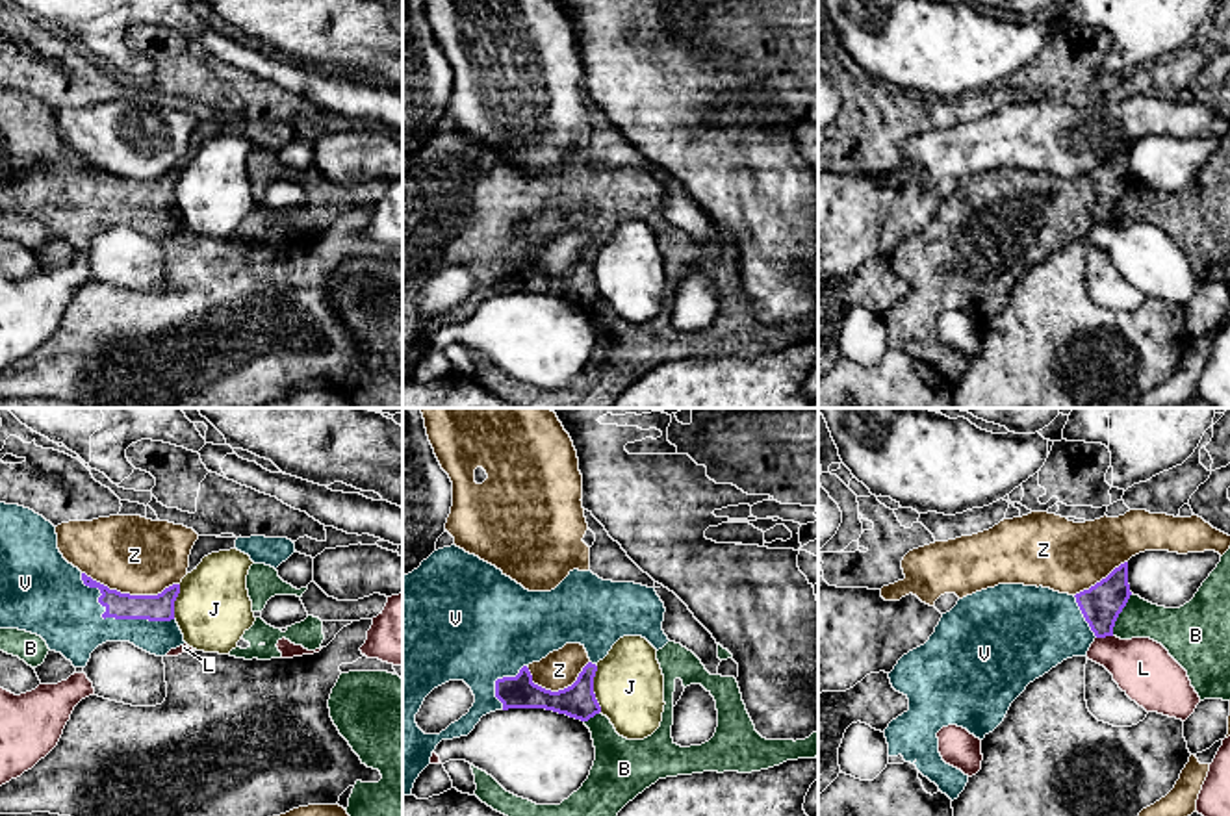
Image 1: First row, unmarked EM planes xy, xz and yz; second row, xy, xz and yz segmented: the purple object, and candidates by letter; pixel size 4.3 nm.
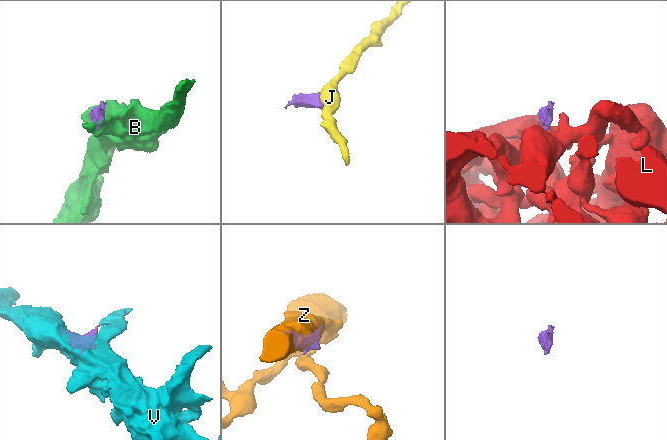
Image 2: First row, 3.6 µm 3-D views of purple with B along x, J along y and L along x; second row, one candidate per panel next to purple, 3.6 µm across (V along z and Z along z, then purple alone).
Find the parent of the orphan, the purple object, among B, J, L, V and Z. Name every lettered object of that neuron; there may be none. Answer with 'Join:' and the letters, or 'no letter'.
Join: V

